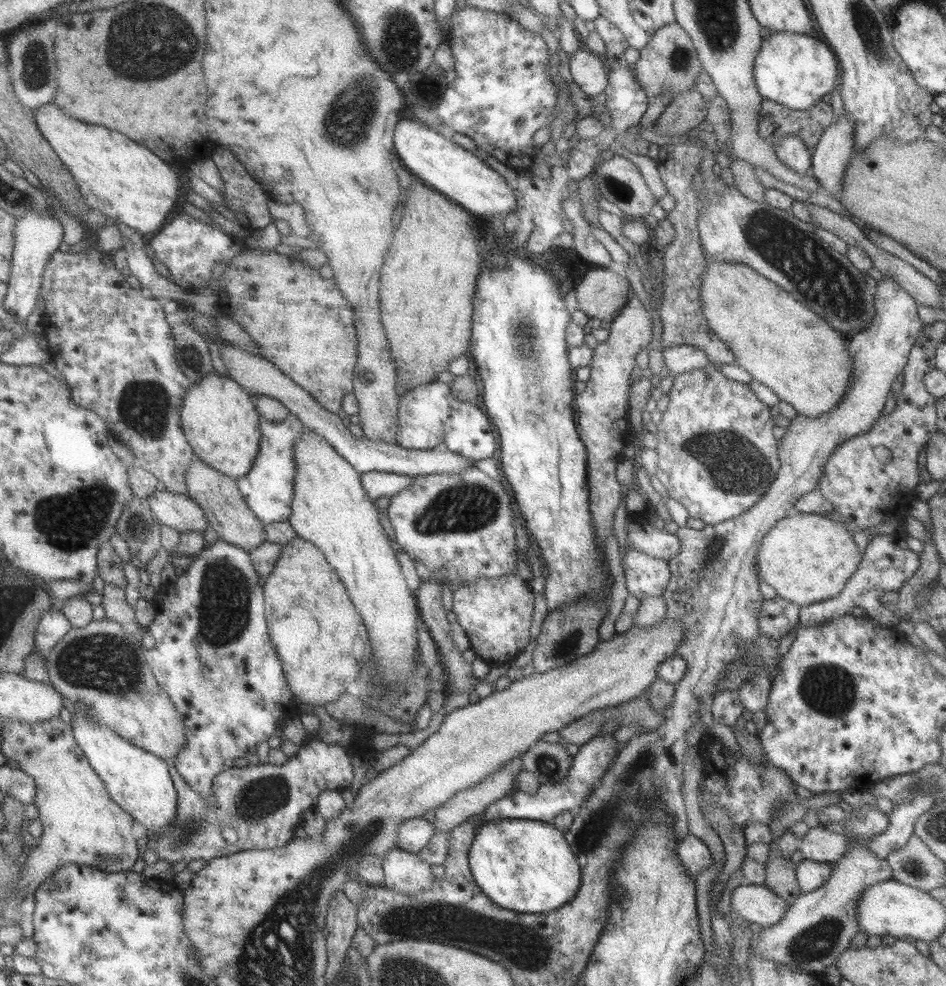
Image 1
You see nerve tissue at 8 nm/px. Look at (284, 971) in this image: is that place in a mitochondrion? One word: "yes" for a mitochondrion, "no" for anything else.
yes

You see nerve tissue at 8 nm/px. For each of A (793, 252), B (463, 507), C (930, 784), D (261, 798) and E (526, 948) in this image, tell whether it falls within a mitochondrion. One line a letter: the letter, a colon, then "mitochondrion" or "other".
A: mitochondrion
B: mitochondrion
C: mitochondrion
D: mitochondrion
E: mitochondrion

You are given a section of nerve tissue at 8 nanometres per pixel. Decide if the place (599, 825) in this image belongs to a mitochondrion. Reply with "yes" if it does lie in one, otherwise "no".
yes

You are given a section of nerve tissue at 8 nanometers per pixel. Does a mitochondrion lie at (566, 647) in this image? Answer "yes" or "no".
yes

